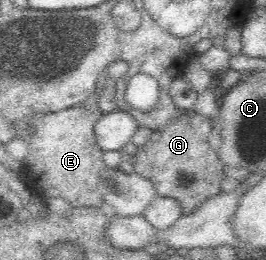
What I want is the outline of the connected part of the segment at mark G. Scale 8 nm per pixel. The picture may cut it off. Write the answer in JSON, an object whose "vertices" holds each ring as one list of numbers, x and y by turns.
{"vertices":[[192,108,180,109,175,120,153,130,131,160,134,172,151,180,157,195,179,202,182,215,192,214,203,202,213,198,220,191,221,181,229,174,218,151,212,150,207,141,214,121,215,117,200,115]]}

